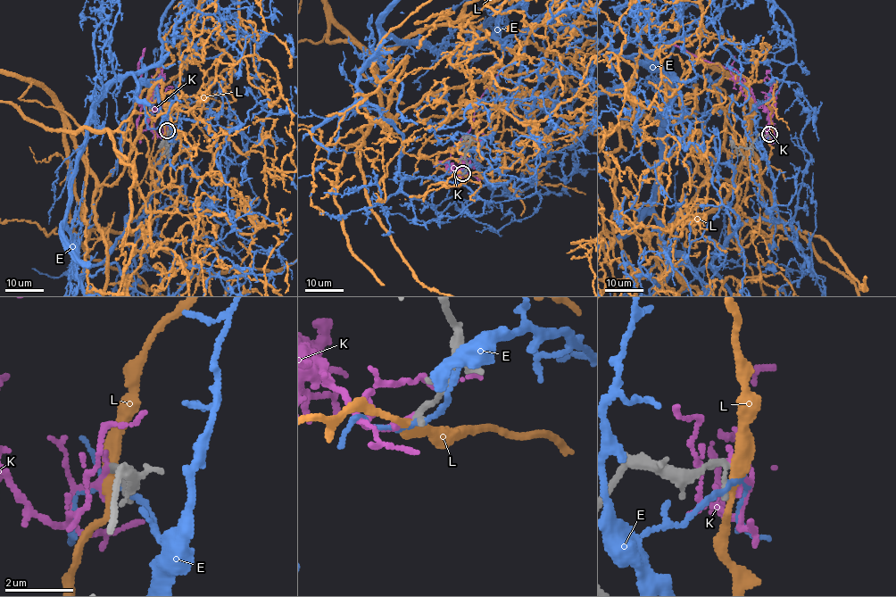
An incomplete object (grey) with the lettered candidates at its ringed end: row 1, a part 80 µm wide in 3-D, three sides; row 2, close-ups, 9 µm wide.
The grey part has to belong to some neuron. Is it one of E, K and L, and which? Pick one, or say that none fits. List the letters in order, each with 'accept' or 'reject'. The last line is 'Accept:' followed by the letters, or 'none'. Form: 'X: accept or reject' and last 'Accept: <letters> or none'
E: reject
K: accept
L: reject
Accept: K

